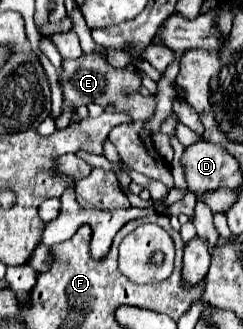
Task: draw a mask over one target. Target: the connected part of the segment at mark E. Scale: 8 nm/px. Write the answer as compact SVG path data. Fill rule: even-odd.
M91 52L91 54L81 54L77 60L63 60L63 68L59 72L59 86L63 92L63 110L61 116L55 118L57 130L63 130L69 126L69 120L79 106L87 104L99 104L101 108L113 106L117 112L129 114L131 120L145 120L153 114L155 110L155 100L153 98L143 98L139 94L141 84L141 74L133 64L125 68L115 68L109 64L107 54L103 52Z

